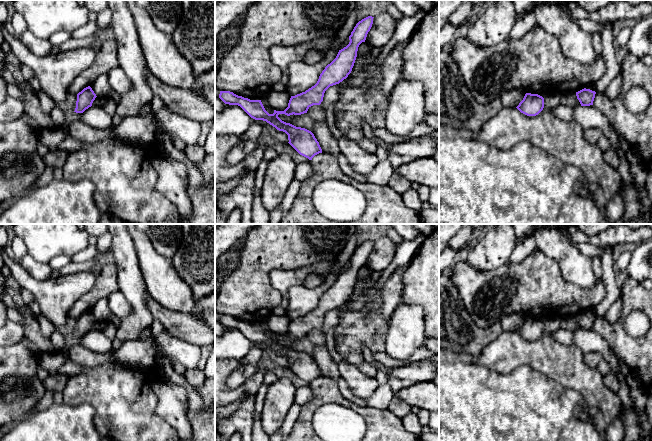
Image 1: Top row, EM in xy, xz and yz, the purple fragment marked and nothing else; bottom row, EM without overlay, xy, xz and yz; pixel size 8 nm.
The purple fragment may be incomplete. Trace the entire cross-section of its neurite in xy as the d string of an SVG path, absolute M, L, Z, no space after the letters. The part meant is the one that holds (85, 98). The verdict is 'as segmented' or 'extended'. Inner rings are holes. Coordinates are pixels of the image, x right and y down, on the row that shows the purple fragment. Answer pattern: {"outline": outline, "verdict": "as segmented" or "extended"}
{"outline": "M90 86L84 88L77 94L76 108L74 112L83 113L86 109L92 106L96 97L96 94Z", "verdict": "as segmented"}

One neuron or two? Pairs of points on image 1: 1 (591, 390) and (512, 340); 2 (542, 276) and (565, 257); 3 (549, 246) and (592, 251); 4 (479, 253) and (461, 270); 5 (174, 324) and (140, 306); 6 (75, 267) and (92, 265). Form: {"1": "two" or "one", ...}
{"1": "one", "2": "two", "3": "two", "4": "two", "5": "two", "6": "one"}

